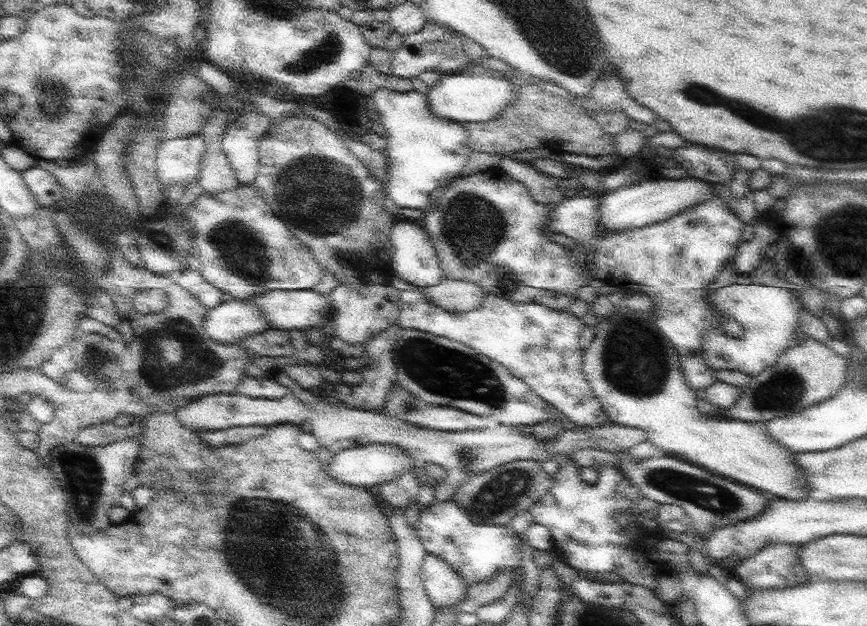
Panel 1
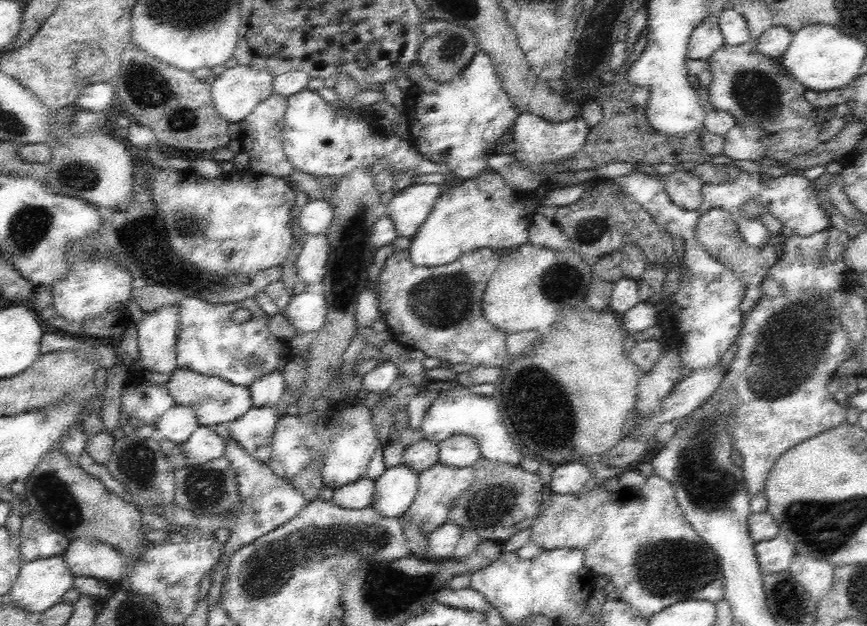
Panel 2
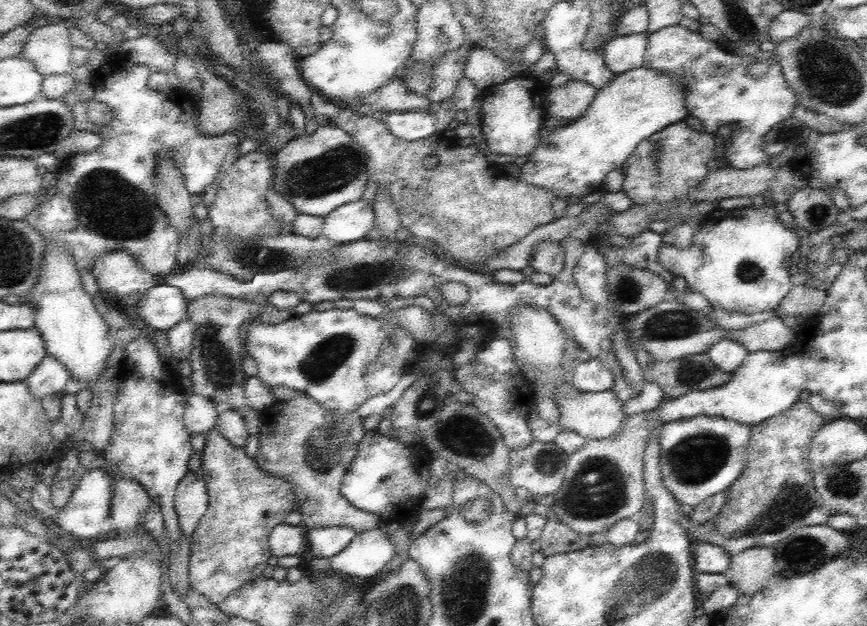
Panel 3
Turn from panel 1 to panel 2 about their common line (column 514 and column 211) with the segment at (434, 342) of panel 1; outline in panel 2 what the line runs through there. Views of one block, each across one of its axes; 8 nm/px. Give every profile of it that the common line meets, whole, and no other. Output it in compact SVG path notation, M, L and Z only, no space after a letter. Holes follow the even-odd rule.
M184 368L174 370L166 386L173 397L175 405L192 407L197 416L197 421L202 426L230 425L230 422L253 408L248 386L232 384L226 379L208 377L192 370L185 370Z

